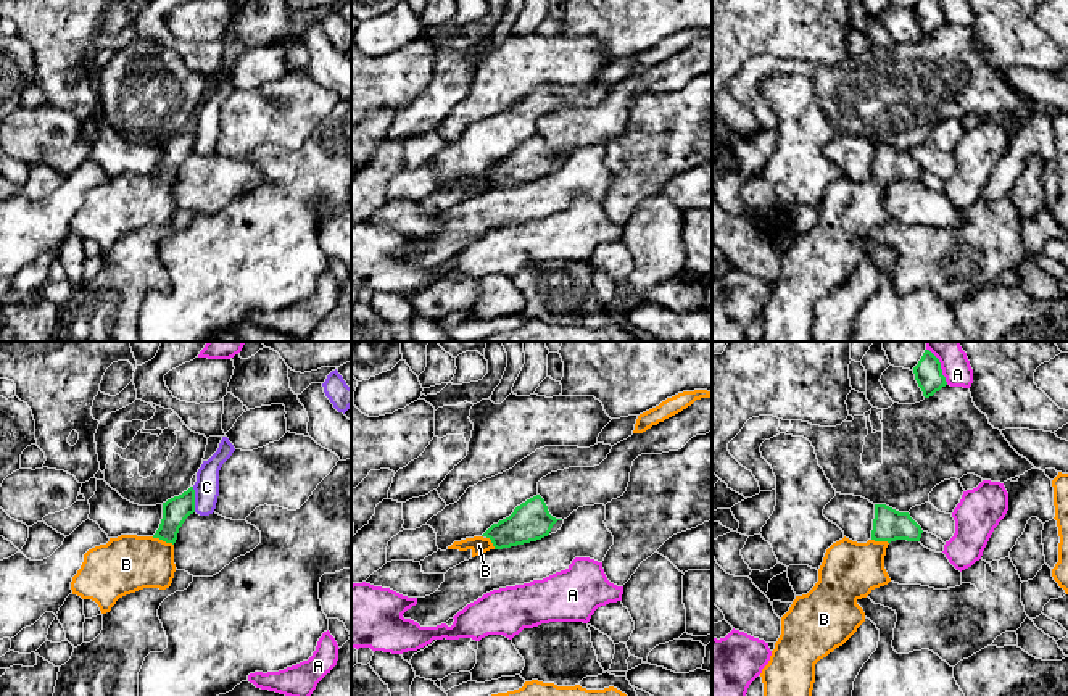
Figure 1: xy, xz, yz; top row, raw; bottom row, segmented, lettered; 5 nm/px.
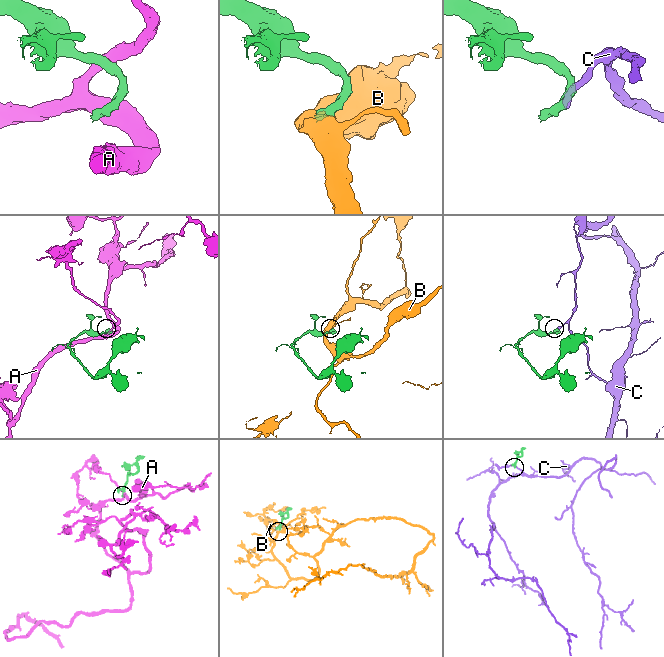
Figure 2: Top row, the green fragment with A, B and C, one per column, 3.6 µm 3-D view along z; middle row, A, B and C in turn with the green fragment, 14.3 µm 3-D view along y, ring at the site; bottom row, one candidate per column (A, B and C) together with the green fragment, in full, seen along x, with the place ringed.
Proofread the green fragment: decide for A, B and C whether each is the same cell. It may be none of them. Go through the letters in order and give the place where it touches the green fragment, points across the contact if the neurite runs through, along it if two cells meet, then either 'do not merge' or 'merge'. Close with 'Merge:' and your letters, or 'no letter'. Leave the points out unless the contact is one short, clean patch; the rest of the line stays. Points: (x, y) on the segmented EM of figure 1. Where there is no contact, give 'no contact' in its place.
A: yz (939, 366) | along yz (927, 348), (938, 360), (947, 384) | do not merge
B: xy (163, 540) | across xy (176, 509), (163, 540), (140, 563), (126, 564) | merge
C: xy (194, 500) | along xy (192, 487), (195, 511) | do not merge
Merge: B

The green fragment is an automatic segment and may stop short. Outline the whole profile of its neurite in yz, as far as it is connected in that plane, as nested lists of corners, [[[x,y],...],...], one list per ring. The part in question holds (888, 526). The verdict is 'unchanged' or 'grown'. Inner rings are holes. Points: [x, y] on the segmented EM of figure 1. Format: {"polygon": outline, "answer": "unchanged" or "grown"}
{"polygon": [[[875,504],[871,538],[867,543],[844,536],[826,549],[818,569],[818,582],[807,594],[796,596],[781,617],[781,635],[760,673],[764,696],[812,696],[815,664],[842,646],[865,622],[865,612],[857,601],[891,582],[884,569],[888,545],[896,540],[920,541],[921,533],[921,527],[909,512]]], "answer": "grown"}

